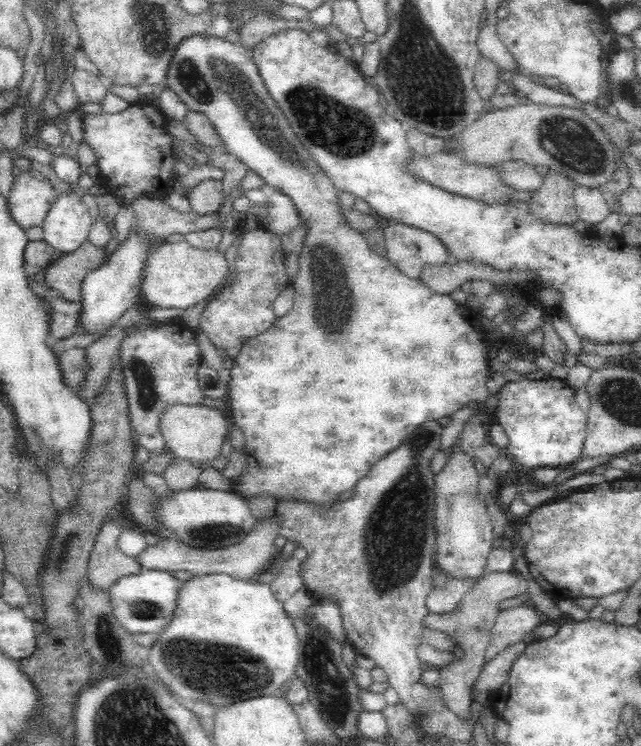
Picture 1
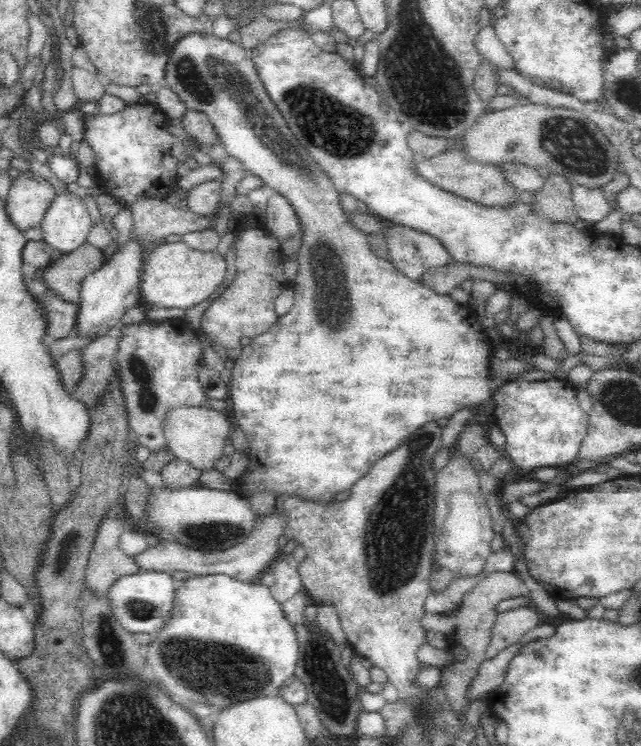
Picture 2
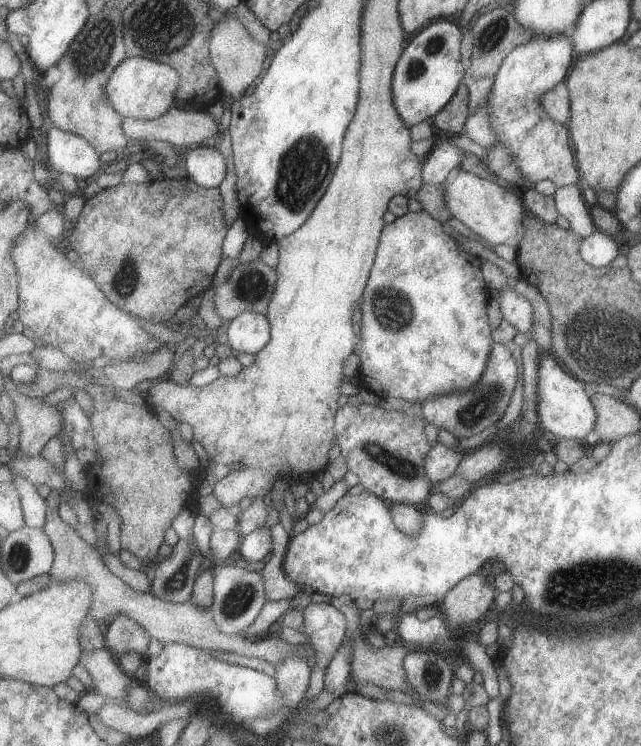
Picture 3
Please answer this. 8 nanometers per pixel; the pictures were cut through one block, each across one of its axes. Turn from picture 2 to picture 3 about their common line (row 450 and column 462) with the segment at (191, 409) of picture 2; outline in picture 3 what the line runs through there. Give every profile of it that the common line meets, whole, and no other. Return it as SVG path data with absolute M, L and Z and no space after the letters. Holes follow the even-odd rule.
M459 168L451 173L444 182L445 201L452 216L458 218L472 232L481 236L481 240L489 247L506 244L517 247L525 233L523 218L526 215L522 196L512 188L506 188L490 179L476 176L474 173Z

